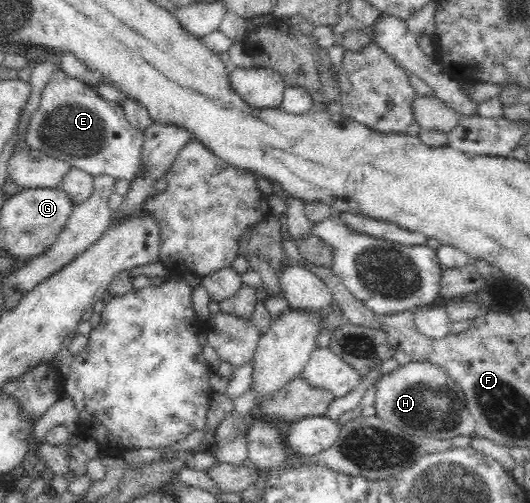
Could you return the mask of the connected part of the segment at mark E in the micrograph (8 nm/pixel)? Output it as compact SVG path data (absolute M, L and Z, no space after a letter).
M58 69L42 89L40 103L31 114L25 144L48 156L59 158L91 174L110 175L134 182L144 176L144 134L128 120L119 103L104 100L88 83Z

